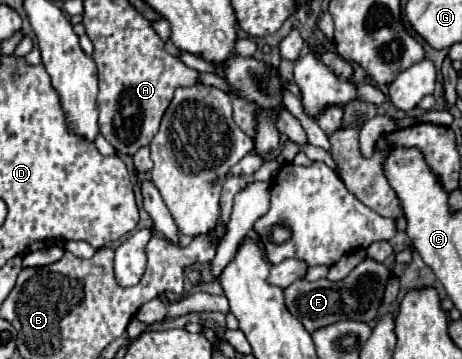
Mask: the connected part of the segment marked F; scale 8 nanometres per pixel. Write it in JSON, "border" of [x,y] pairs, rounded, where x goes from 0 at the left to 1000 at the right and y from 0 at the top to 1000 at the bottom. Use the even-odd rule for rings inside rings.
{"border":[[[794,716],[738,783],[643,777],[617,805],[617,844],[621,844],[621,861],[660,905],[669,928],[677,928],[690,911],[742,894],[742,889],[803,900],[820,877],[829,816],[846,772],[851,772],[851,755],[838,738]]]}

